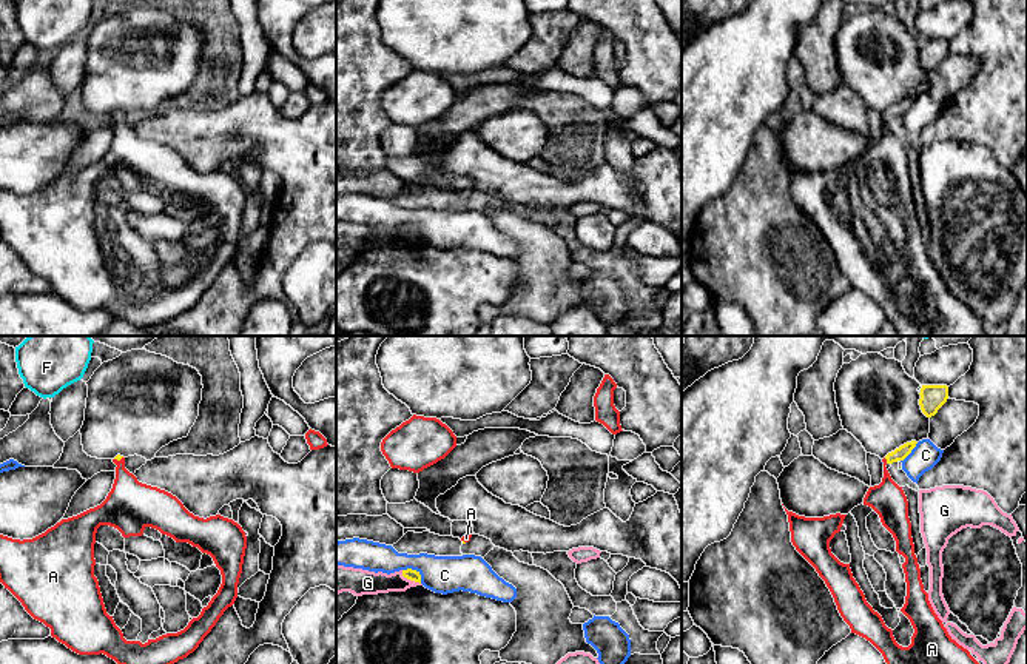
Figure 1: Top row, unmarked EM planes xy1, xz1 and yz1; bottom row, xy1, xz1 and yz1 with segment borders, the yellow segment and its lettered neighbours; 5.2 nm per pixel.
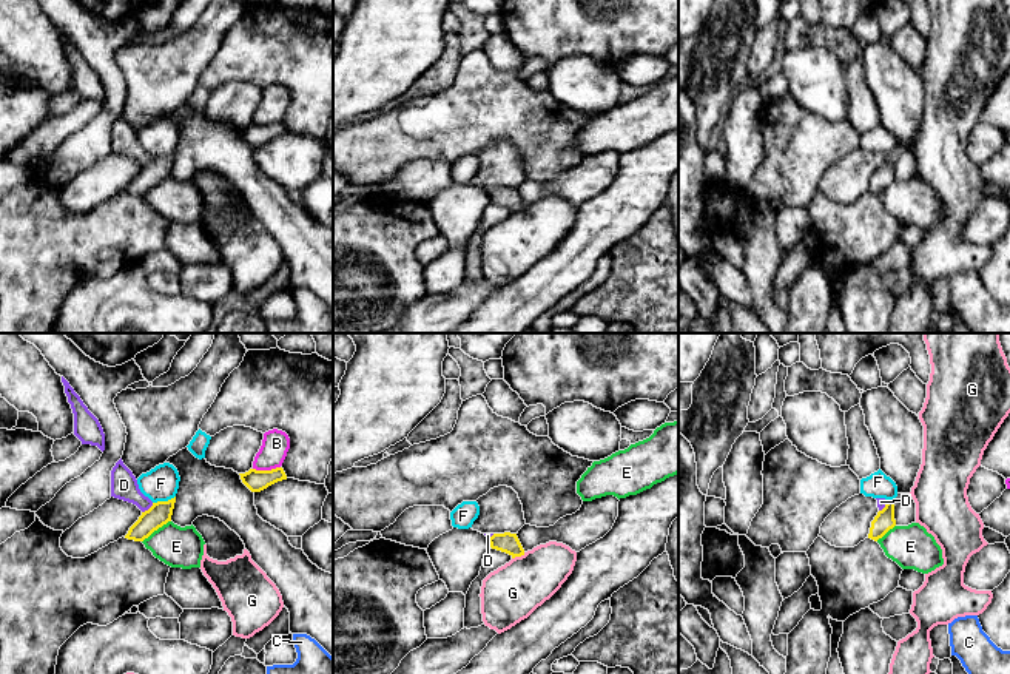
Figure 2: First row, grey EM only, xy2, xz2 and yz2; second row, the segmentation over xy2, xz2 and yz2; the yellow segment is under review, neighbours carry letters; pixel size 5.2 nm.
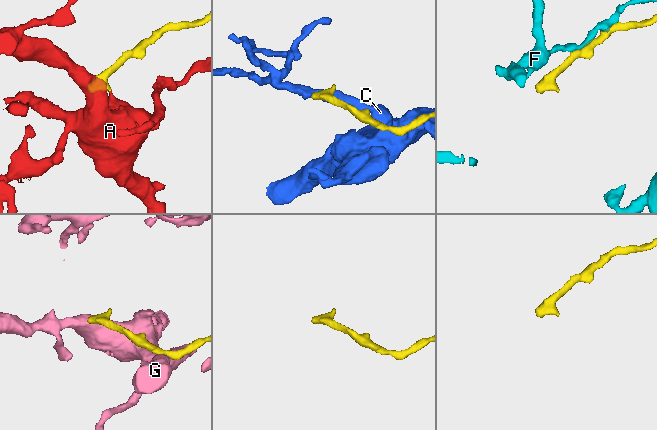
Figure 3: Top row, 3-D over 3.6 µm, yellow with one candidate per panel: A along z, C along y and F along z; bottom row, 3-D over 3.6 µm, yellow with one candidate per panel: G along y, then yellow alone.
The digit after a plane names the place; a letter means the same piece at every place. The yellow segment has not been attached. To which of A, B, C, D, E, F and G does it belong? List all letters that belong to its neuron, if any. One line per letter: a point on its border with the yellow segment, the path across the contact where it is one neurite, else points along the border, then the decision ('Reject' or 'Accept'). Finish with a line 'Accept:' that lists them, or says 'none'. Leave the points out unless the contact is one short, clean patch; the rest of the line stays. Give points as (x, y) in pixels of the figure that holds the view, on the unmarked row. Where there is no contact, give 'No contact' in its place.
A: Touches yellow at yz1 (887, 116). Path across: yz1 (902, 107), (887, 116), (887, 154). Accept
B: Touches yellow at xy2 (265, 125). Reject
C: Touches yellow at xz1 (415, 225). Boundary: xz1 (403, 224), (414, 224), (420, 230), (421, 238). Reject
D: Touches yellow at xy2 (148, 164). Boundary: xy2 (153, 158), (142, 167). Reject
E: Touches yellow at xy2 (156, 184). Boundary: xy2 (170, 175), (142, 196). Reject
F: Touches yellow at xy2 (164, 156). Reject
G: Touches yellow at xz1 (409, 233). Reject
Accept: A

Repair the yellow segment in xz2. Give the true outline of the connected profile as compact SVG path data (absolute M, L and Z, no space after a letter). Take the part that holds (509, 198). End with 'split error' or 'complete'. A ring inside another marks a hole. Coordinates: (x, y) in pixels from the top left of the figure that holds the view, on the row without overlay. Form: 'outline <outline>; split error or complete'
outline M493 188L489 193L490 202L509 208L512 213L524 210L524 204L517 188Z; complete

